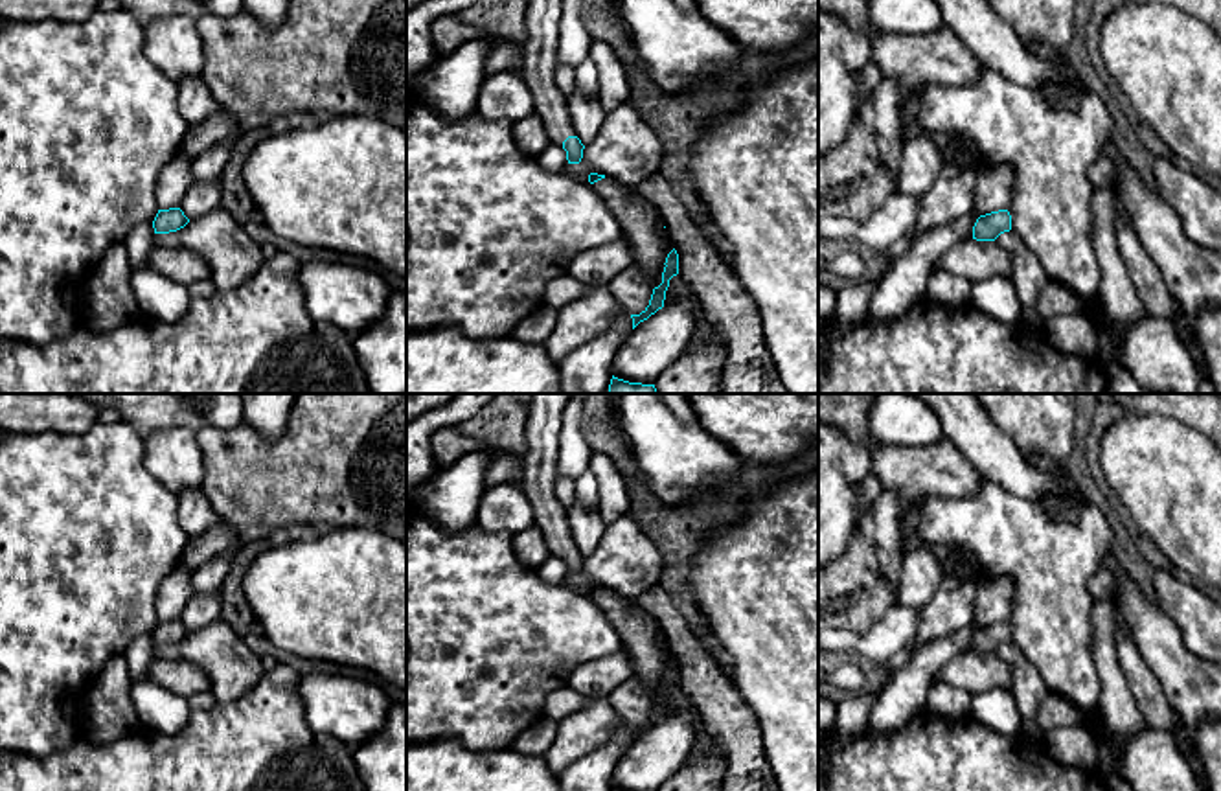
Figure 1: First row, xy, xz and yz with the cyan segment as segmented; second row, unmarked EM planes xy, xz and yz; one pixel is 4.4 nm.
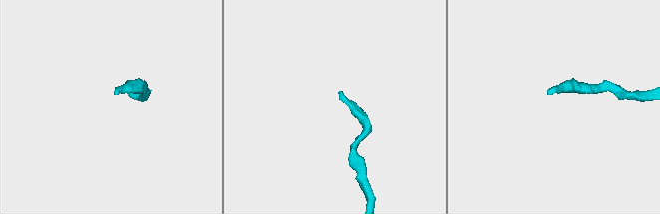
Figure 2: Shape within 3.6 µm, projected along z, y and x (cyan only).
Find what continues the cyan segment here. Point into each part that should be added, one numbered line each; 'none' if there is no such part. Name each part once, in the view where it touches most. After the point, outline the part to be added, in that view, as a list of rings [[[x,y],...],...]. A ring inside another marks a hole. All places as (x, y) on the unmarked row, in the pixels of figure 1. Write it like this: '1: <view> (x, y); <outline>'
1: xz (545, 412); [[[531,394],[528,405],[526,443],[528,449],[522,454],[524,473],[520,487],[526,491],[531,510],[535,513],[535,526],[541,528],[550,554],[563,557],[568,548],[577,548],[572,537],[572,530],[566,519],[565,508],[555,499],[555,465],[559,451],[559,432],[563,425],[563,408],[572,394]]]

